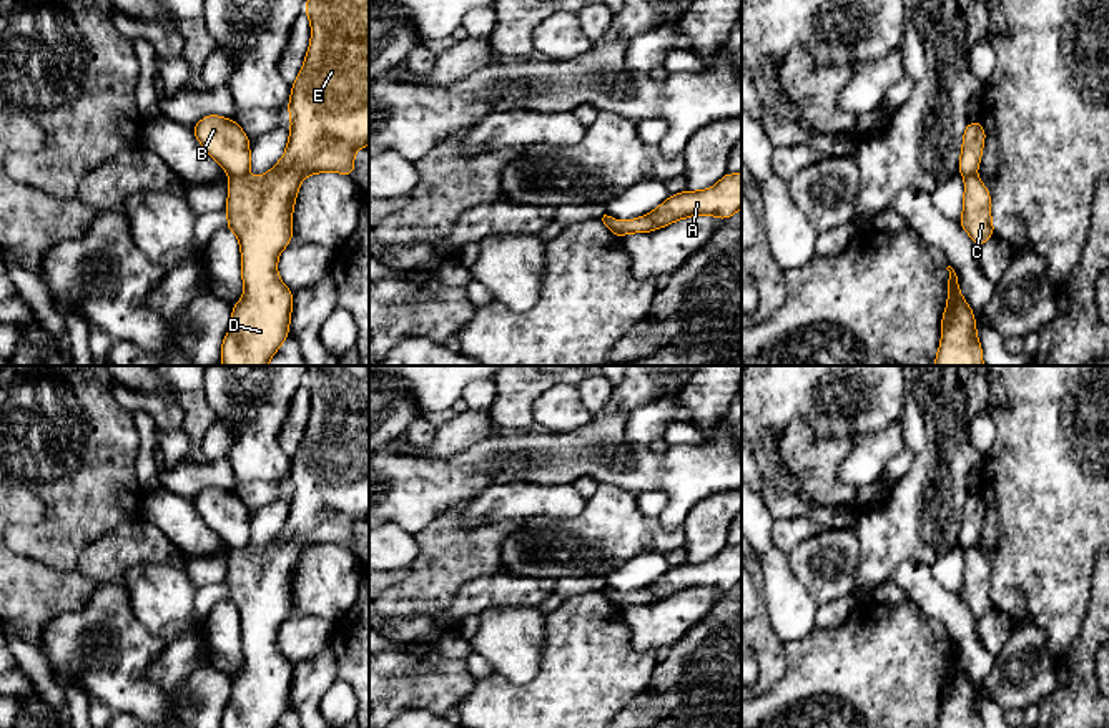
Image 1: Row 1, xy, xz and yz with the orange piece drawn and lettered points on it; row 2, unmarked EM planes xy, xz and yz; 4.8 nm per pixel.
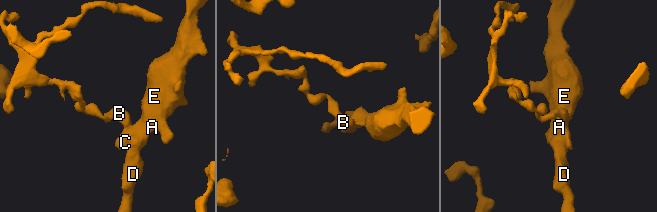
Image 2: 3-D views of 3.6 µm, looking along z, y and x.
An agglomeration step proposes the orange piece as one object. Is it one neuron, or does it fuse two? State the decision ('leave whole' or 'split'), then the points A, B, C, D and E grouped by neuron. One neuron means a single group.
leave whole; groups A B C D E

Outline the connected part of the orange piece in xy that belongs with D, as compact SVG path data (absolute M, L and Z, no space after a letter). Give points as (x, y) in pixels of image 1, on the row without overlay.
M309 366L304 386L311 394L311 414L303 440L291 457L291 502L283 530L266 547L251 552L251 512L234 492L208 487L191 500L203 522L229 547L224 600L236 607L241 622L244 665L241 673L231 678L233 691L221 716L221 728L274 728L286 713L294 667L278 648L278 630L293 613L293 582L299 558L314 545L343 545L352 550L354 527L369 517L369 366Z

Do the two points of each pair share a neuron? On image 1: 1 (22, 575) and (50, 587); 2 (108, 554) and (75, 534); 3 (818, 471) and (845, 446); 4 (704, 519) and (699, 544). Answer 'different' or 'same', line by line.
1: same
2: different
3: same
4: same

